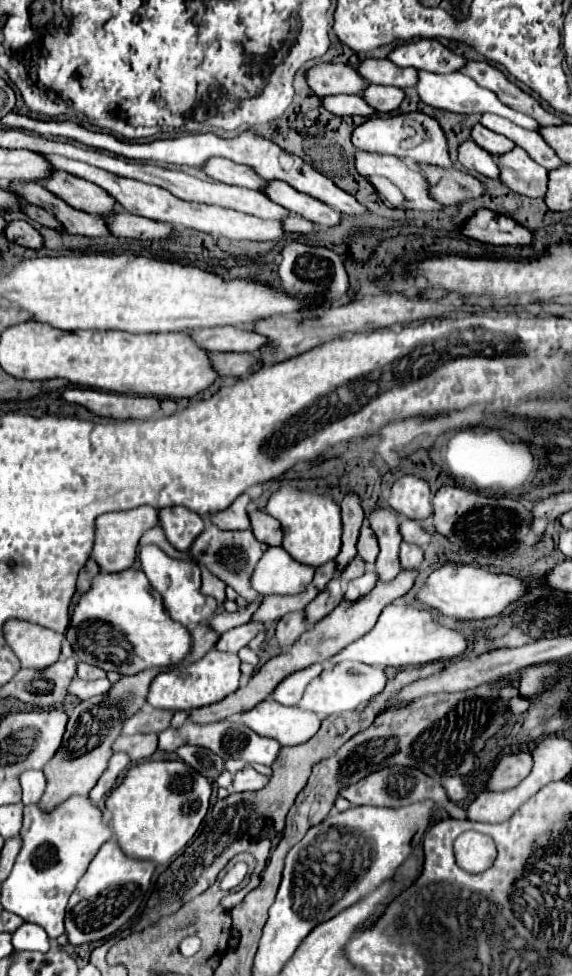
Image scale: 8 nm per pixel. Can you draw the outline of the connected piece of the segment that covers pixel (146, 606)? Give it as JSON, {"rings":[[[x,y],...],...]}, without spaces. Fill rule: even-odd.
{"rings":[[[140,569],[122,573],[100,573],[94,585],[84,593],[72,613],[66,631],[76,657],[88,665],[120,675],[138,675],[146,669],[166,669],[182,663],[190,655],[192,635],[174,621],[162,607],[162,597],[152,589]]]}

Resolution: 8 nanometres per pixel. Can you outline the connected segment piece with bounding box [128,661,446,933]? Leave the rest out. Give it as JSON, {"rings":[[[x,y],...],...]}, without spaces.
{"rings":[[[438,661],[438,663],[428,663],[428,665],[422,665],[422,667],[408,667],[408,669],[398,671],[396,677],[386,683],[386,689],[378,697],[368,701],[368,705],[364,709],[354,709],[354,711],[342,713],[342,715],[330,715],[330,717],[326,717],[322,721],[318,733],[310,741],[306,741],[306,743],[302,743],[298,747],[282,747],[276,761],[272,763],[272,777],[270,777],[270,781],[268,781],[268,785],[264,789],[260,789],[258,793],[256,791],[254,793],[234,793],[234,795],[228,795],[226,799],[216,801],[214,807],[212,807],[212,813],[208,813],[206,819],[204,819],[202,833],[158,877],[156,887],[152,889],[152,895],[150,895],[150,899],[146,903],[144,913],[140,915],[138,921],[134,921],[128,927],[128,933],[142,931],[146,925],[152,925],[160,917],[174,913],[178,907],[182,907],[182,903],[186,903],[186,901],[194,899],[196,895],[204,893],[208,889],[208,885],[212,885],[216,881],[218,873],[226,867],[226,863],[236,853],[246,851],[246,853],[252,853],[254,859],[256,859],[256,869],[254,869],[254,873],[250,877],[250,885],[246,885],[238,893],[228,895],[222,901],[222,905],[226,909],[232,909],[234,905],[238,905],[258,885],[258,881],[260,881],[258,875],[264,871],[266,861],[270,857],[270,847],[272,847],[270,837],[278,835],[284,829],[284,817],[286,817],[288,809],[292,807],[296,795],[304,789],[312,765],[326,759],[326,757],[330,757],[330,755],[334,755],[334,751],[338,751],[338,747],[342,747],[352,735],[356,735],[358,731],[370,727],[374,717],[378,713],[382,713],[384,709],[388,709],[390,701],[406,685],[410,685],[414,681],[420,681],[420,679],[426,679],[426,677],[430,677],[434,673],[440,673],[444,667],[446,667],[446,663]]]}

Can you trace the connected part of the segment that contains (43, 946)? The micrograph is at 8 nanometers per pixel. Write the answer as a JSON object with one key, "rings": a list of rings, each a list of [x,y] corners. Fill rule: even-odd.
{"rings":[[[22,923],[12,933],[12,945],[16,951],[48,951],[50,939],[46,937],[46,931],[42,931],[38,925]]]}

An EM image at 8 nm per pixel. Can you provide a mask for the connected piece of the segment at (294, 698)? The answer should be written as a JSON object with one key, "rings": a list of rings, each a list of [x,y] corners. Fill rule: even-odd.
{"rings":[[[314,663],[306,669],[300,669],[300,671],[294,671],[292,675],[288,675],[286,679],[282,679],[276,689],[272,691],[272,699],[282,703],[282,705],[296,705],[306,689],[306,685],[318,677],[322,673],[322,665],[320,663]]]}

